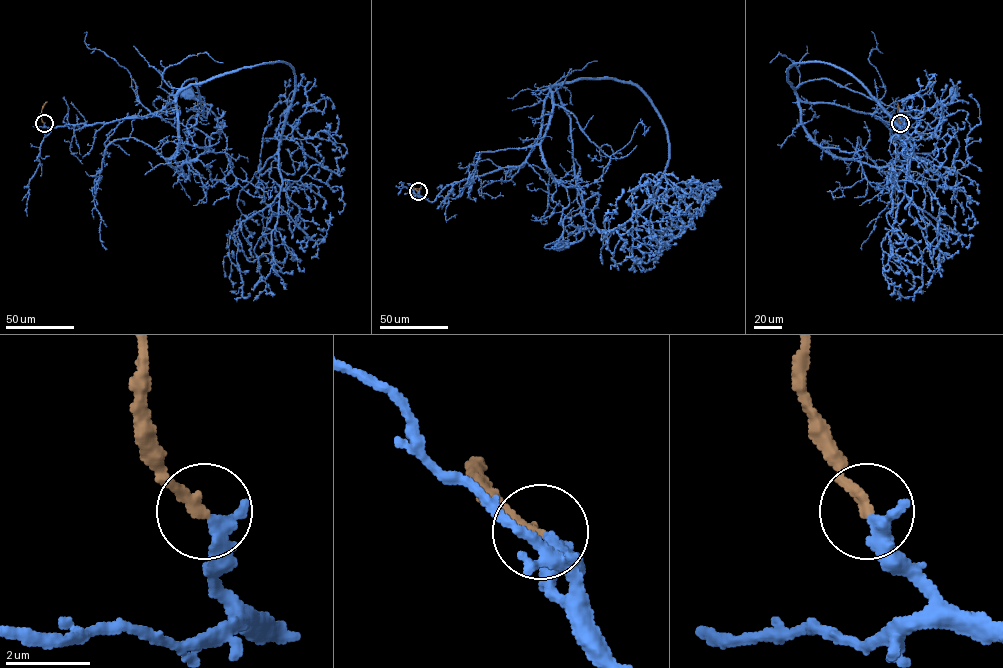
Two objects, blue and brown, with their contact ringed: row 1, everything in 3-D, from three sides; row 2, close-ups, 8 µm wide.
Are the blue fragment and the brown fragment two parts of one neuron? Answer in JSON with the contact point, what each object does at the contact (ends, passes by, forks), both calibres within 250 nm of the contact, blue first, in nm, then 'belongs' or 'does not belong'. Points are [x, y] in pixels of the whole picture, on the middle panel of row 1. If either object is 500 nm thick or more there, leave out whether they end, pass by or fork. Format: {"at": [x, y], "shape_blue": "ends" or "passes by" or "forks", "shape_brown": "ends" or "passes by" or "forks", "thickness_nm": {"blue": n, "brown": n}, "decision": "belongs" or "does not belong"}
{"at": [418, 191], "shape_blue": "passes by", "shape_brown": "ends", "thickness_nm": {"blue": 300, "brown": 280}, "decision": "belongs"}

